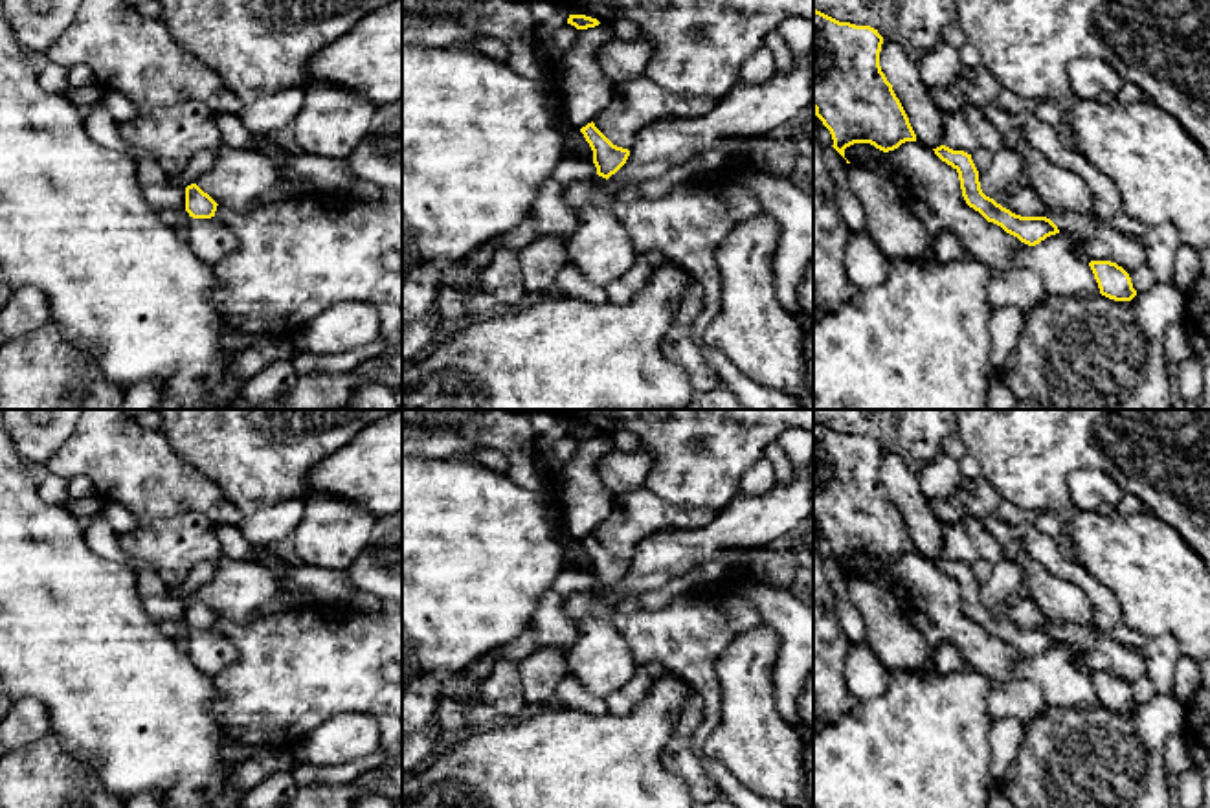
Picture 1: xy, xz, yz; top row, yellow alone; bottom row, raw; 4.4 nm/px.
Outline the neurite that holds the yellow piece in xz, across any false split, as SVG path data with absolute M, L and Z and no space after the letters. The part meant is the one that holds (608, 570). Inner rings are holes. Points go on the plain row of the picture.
M593 533L582 538L580 544L593 562L593 575L599 588L608 591L626 575L630 562L613 556Z

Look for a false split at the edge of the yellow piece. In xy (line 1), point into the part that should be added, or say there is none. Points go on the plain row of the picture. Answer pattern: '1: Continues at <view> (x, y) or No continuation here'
1: No continuation here

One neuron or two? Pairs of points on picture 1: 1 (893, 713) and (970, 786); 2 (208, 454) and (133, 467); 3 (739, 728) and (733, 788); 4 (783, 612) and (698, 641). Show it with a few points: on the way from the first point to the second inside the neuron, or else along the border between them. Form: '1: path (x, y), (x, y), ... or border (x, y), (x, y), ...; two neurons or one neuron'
1: path (911, 731), (952, 772); one neuron
2: border (162, 430), (171, 448), (193, 471), (215, 483); two neurons
3: border (702, 750), (705, 755), (718, 759), (751, 788); two neurons
4: border (740, 581), (737, 590), (764, 623); two neurons

